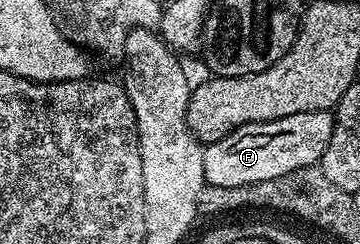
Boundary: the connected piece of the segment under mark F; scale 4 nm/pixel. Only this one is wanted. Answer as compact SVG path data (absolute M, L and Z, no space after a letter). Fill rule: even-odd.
M327 111L291 114L278 120L244 124L231 134L204 145L205 183L221 187L247 186L316 165L327 150L327 142L331 142L334 123L334 113Z

